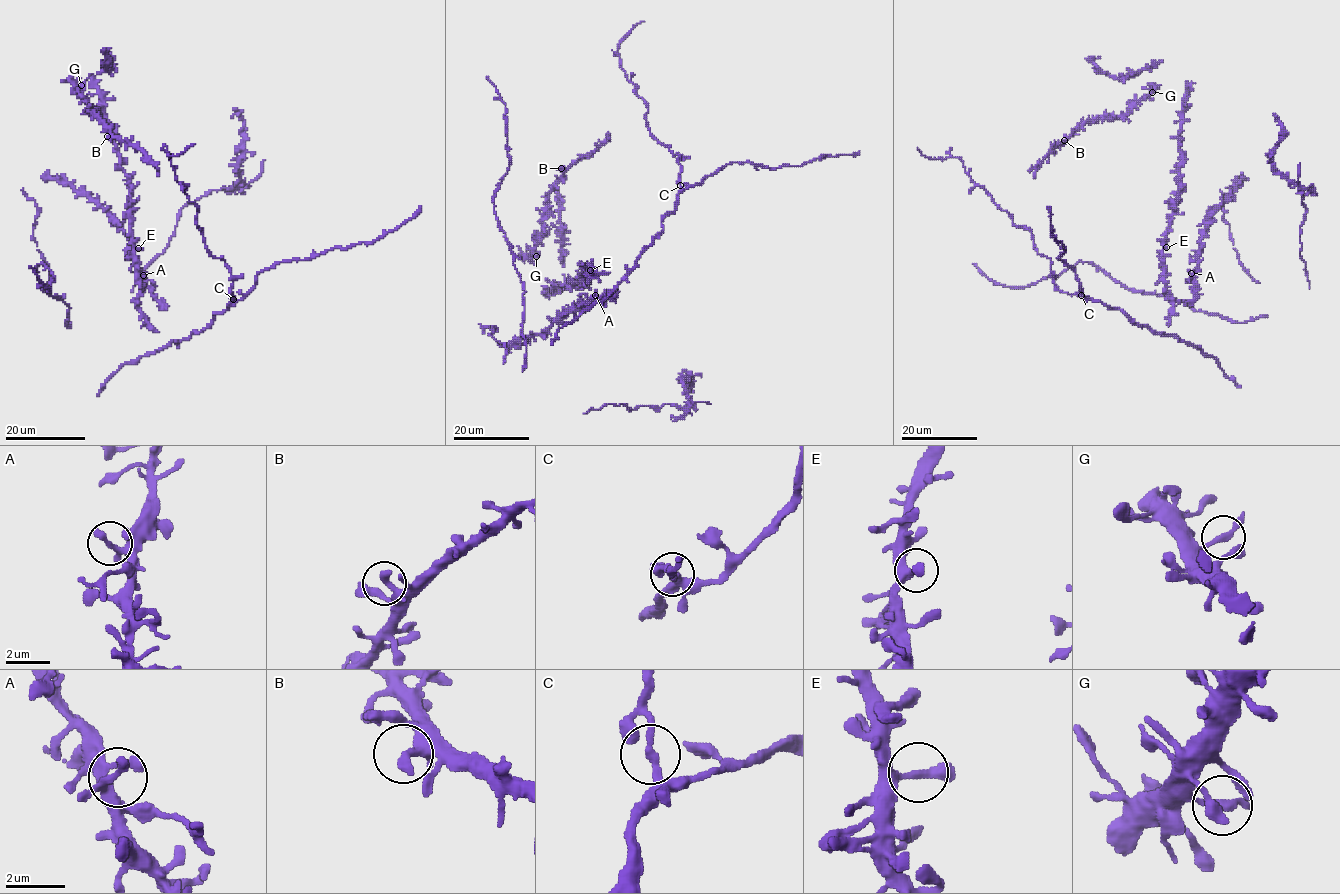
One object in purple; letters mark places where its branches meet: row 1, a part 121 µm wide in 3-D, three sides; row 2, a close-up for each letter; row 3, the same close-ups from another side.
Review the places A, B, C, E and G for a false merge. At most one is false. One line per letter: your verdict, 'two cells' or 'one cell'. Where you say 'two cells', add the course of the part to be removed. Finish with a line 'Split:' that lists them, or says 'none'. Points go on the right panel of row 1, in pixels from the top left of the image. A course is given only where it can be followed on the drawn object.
A: one cell
B: one cell
C: one cell
E: one cell
G: one cell
Split: none

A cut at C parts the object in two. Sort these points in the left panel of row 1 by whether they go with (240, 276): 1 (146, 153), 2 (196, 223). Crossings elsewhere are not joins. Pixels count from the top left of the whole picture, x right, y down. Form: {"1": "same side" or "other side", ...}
{"1": "other side", "2": "same side"}

